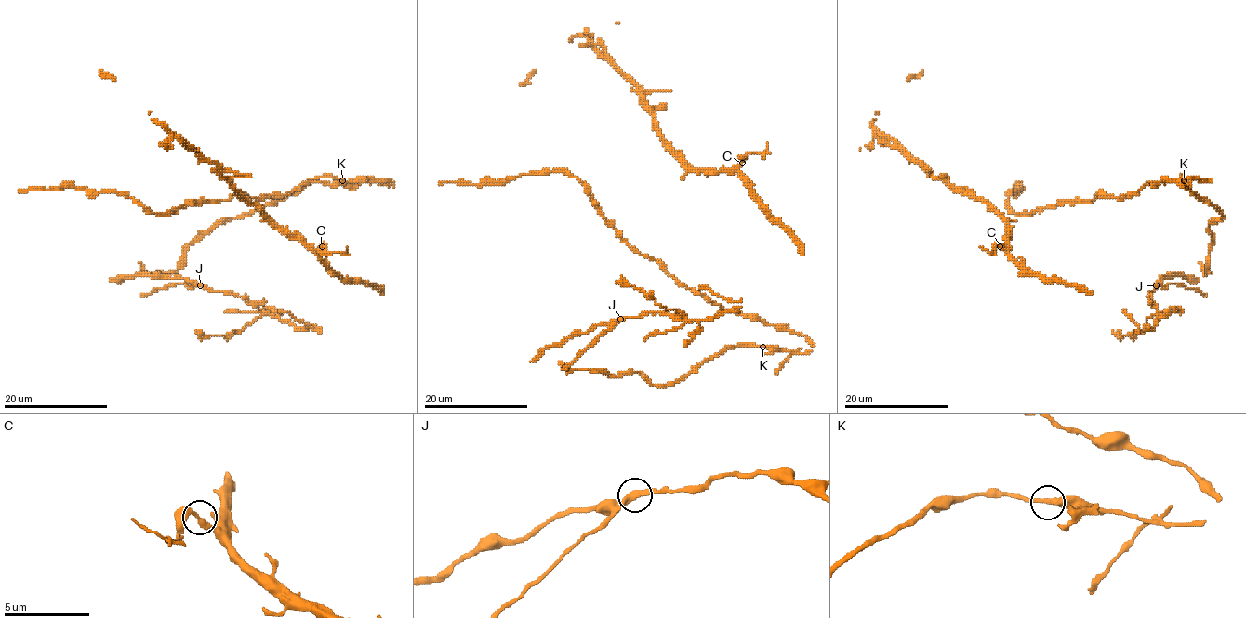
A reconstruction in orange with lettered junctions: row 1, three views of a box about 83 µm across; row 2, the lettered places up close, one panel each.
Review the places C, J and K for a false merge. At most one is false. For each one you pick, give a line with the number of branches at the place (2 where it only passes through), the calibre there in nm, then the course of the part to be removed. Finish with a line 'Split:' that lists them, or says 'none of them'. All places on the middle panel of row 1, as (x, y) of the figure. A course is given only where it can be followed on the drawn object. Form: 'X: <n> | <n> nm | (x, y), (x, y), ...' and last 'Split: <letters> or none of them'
J: 2 | 320 nm | (620, 319), (561, 370)
Split: J

